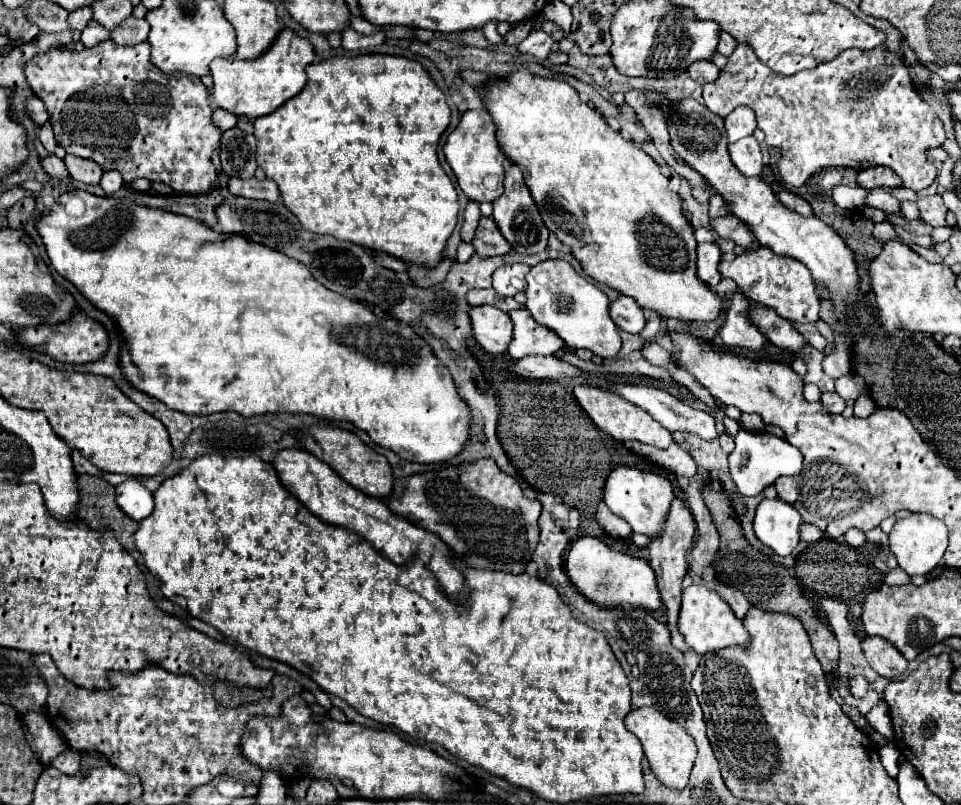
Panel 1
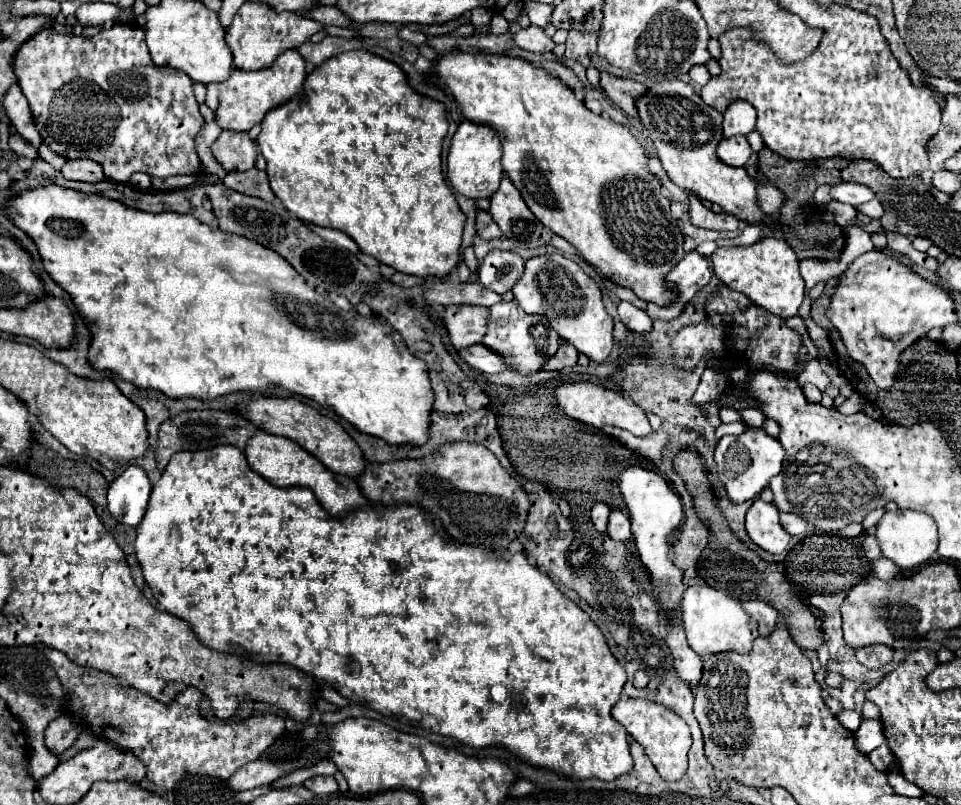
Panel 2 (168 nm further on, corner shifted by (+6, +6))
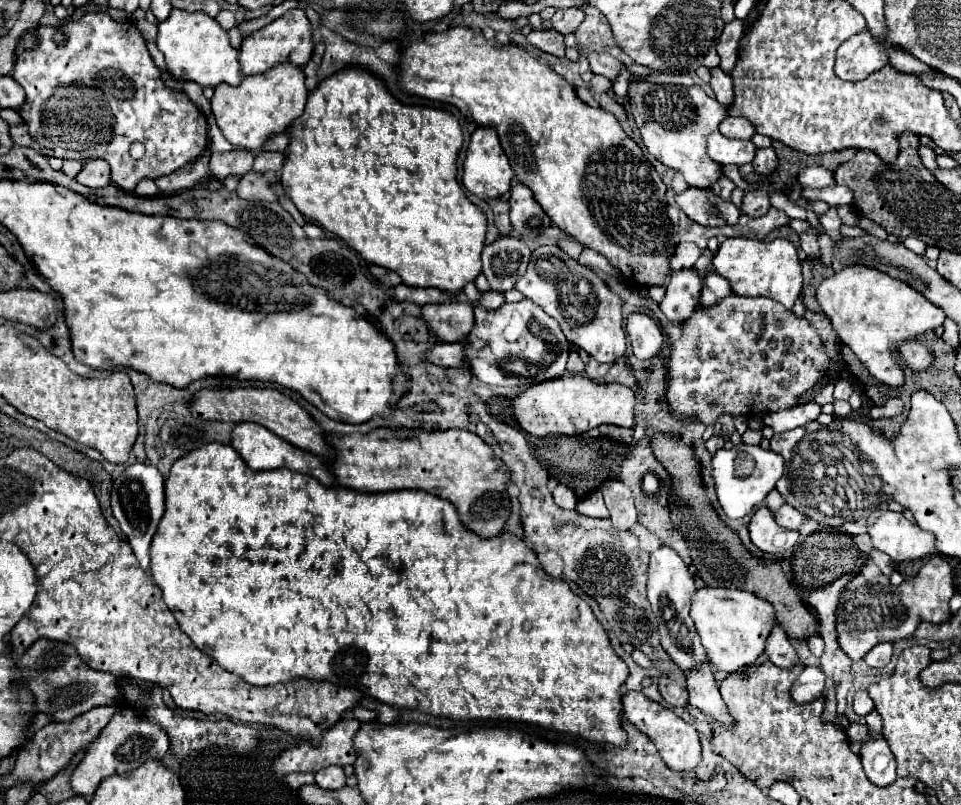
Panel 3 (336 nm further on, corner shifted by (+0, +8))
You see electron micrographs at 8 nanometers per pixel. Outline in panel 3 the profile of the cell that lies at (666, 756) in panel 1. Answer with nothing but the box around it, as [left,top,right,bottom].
[622,692,700,772]

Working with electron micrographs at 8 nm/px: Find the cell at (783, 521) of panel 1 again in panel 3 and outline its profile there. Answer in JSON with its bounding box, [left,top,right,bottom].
[748,508,798,552]

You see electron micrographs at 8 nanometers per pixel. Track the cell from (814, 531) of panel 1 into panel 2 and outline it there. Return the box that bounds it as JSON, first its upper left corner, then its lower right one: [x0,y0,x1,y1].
[780,514,806,536]

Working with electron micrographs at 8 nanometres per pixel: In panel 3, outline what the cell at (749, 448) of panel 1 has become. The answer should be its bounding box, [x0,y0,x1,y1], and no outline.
[712,444,784,518]

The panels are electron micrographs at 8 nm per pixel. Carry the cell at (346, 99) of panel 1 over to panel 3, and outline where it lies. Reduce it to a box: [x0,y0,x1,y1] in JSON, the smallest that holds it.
[282,68,486,296]

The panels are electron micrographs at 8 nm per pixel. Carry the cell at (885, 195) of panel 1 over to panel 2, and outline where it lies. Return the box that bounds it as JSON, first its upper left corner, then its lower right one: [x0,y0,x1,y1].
[832,184,876,206]

